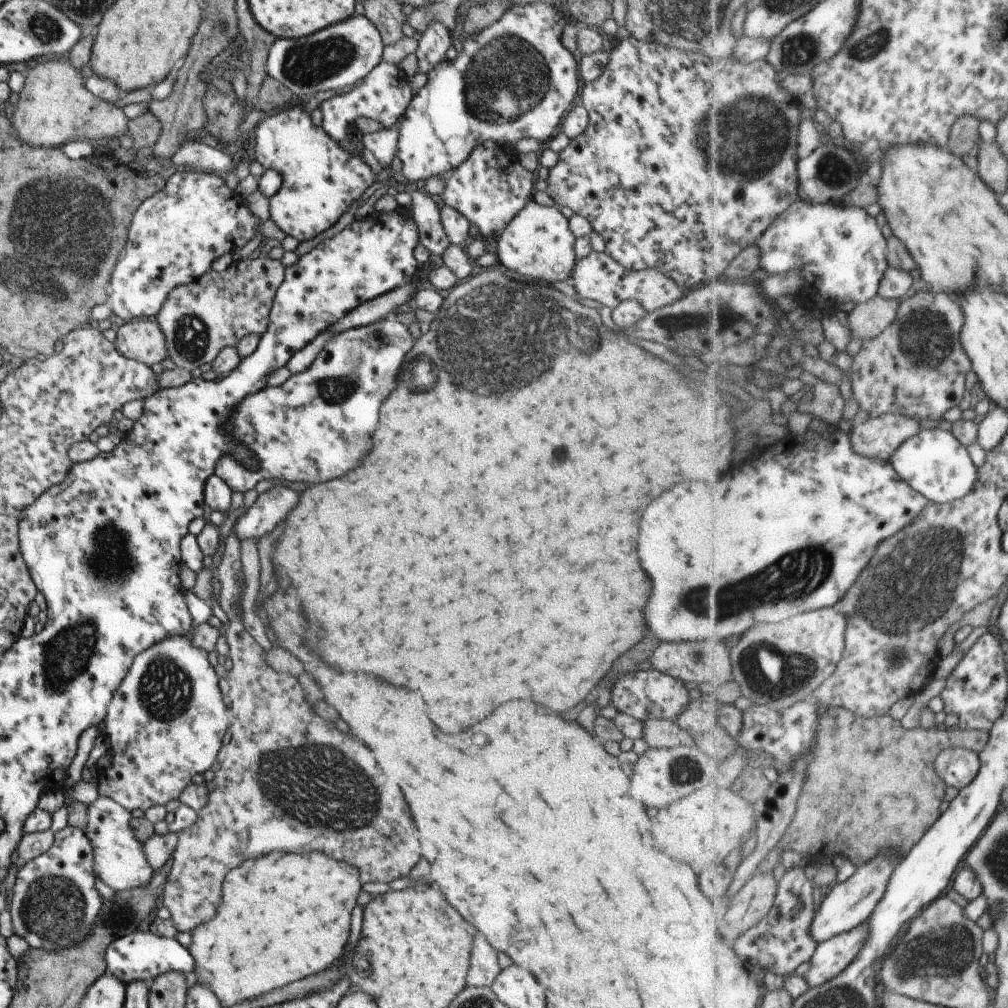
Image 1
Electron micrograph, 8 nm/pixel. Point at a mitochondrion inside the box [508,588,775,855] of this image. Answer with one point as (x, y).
(685, 770)

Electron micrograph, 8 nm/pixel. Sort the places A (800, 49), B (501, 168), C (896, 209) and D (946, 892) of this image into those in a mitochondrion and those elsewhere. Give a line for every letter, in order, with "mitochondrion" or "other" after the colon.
A: mitochondrion
B: other
C: other
D: other

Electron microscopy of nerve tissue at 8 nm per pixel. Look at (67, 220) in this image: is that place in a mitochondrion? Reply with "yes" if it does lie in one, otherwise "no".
yes

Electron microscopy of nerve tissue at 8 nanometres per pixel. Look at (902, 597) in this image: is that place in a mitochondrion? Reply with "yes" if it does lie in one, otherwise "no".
yes

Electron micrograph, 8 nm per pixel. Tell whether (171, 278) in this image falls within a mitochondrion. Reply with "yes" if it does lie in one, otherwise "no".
no

